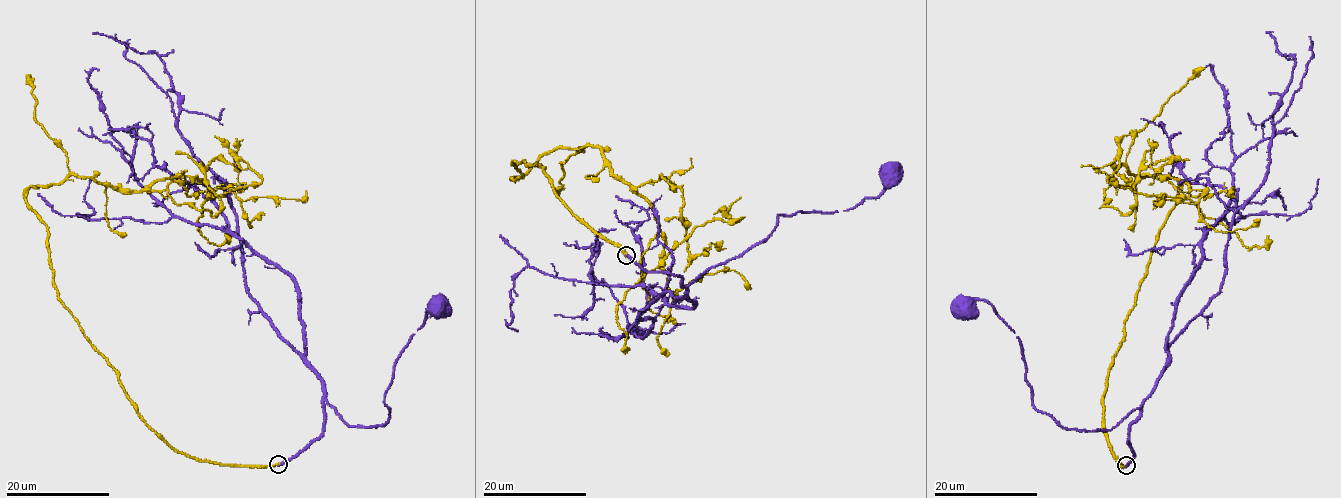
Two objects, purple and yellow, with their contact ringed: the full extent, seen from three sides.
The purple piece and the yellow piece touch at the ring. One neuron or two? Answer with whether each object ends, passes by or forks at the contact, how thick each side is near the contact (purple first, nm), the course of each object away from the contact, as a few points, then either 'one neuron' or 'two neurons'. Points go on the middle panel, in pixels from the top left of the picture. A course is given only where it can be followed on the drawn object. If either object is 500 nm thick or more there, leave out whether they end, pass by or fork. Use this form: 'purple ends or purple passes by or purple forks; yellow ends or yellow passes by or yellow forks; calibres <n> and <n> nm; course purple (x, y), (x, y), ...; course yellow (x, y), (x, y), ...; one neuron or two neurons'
purple ends; yellow ends; calibres 380 and 360 nm; course purple (627, 256), (648, 271), (681, 277), (686, 286), (758, 245), (778, 216), (848, 210), (883, 191), (890, 175); course yellow (627, 254), (513, 161), (516, 180), (598, 146), (652, 208), (658, 266), (742, 218), (714, 214); two neurons

